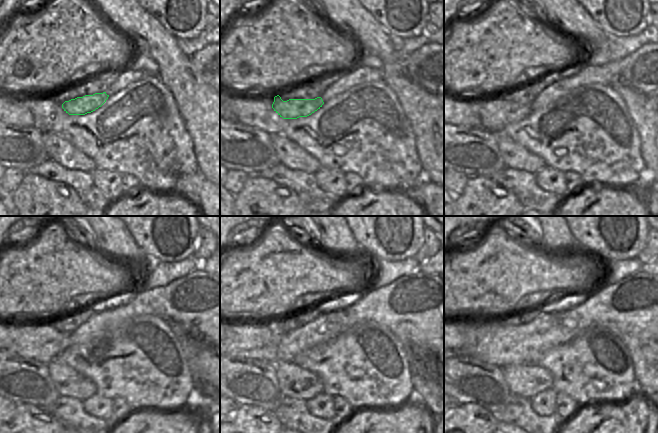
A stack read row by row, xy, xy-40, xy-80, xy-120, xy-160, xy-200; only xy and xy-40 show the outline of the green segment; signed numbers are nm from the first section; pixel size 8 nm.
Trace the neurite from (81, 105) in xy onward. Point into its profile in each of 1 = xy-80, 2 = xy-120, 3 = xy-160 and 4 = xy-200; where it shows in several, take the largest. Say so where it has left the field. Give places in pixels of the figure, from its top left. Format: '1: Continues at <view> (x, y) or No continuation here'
1: Continues at xy-80 (495, 113)
2: Continues at xy-120 (41, 342)
3: Continues at xy-160 (259, 341)
4: Continues at xy-200 (464, 340).

